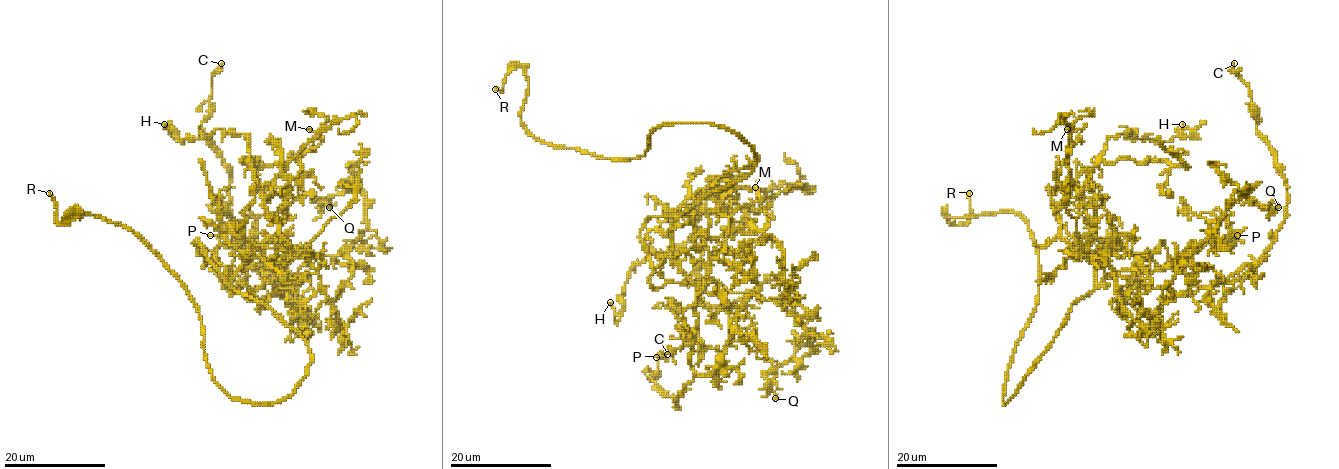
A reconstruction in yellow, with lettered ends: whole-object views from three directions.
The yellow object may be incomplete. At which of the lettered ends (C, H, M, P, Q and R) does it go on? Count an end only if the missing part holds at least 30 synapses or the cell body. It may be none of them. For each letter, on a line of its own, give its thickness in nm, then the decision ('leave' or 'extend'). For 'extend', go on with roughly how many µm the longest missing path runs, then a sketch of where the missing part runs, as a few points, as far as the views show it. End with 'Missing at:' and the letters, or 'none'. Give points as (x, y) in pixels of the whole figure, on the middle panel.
C: calibre 110 nm; leave
H: calibre 200 nm; leave
M: calibre 130 nm; leave
P: calibre 120 nm; leave
Q: calibre 150 nm; leave
R: calibre 320 nm; extend; missing 10 µm; course (495, 89), (486, 97), (486, 102), (493, 109), (491, 114)
Missing at: R

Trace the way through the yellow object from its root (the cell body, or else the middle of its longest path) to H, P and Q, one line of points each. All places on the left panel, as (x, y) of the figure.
H: (291, 327), (231, 284), (248, 260), (229, 232), (288, 242), (248, 138), (182, 142), (164, 124)
P: (291, 327), (225, 278), (227, 269), (239, 271), (252, 265), (252, 240), (230, 247), (210, 235)
Q: (291, 327), (225, 273), (293, 252), (344, 256), (367, 228), (366, 199), (347, 189), (319, 204), (329, 207)

